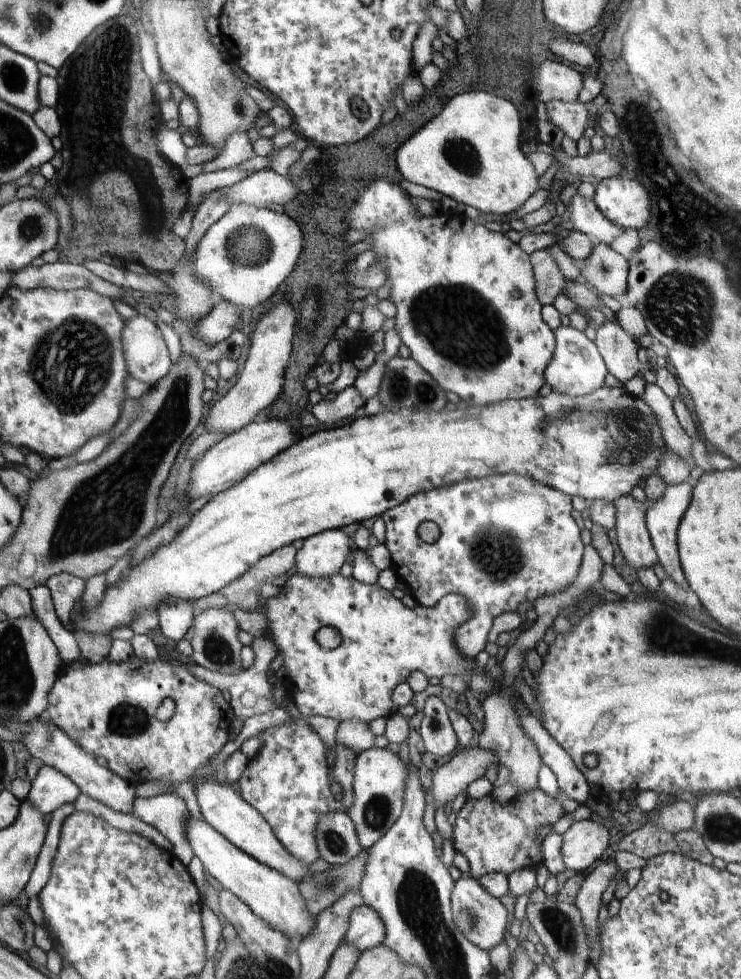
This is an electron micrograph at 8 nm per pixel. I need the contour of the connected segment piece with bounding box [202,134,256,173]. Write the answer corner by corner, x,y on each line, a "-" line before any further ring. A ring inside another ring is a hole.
232,134
226,138
224,150
210,162
202,164
202,173
217,172
222,169
235,168
246,160
256,158
252,145
245,135

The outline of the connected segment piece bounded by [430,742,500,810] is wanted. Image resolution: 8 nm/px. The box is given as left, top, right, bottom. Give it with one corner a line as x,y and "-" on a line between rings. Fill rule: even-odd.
477,742
449,757
434,773
430,792
434,796
435,810
452,802
458,794
467,791
468,786
484,777
486,768
500,766
500,758
491,747
481,748

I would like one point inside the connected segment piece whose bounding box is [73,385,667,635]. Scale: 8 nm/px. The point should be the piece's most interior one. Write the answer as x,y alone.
271,488

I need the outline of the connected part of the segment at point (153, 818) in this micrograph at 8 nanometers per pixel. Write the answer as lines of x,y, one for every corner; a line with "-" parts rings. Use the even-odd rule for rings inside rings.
176,793
162,794
154,798
135,798
132,815
156,828
172,844
171,855
180,859
187,867
193,853
186,840
186,820
189,814
184,798

